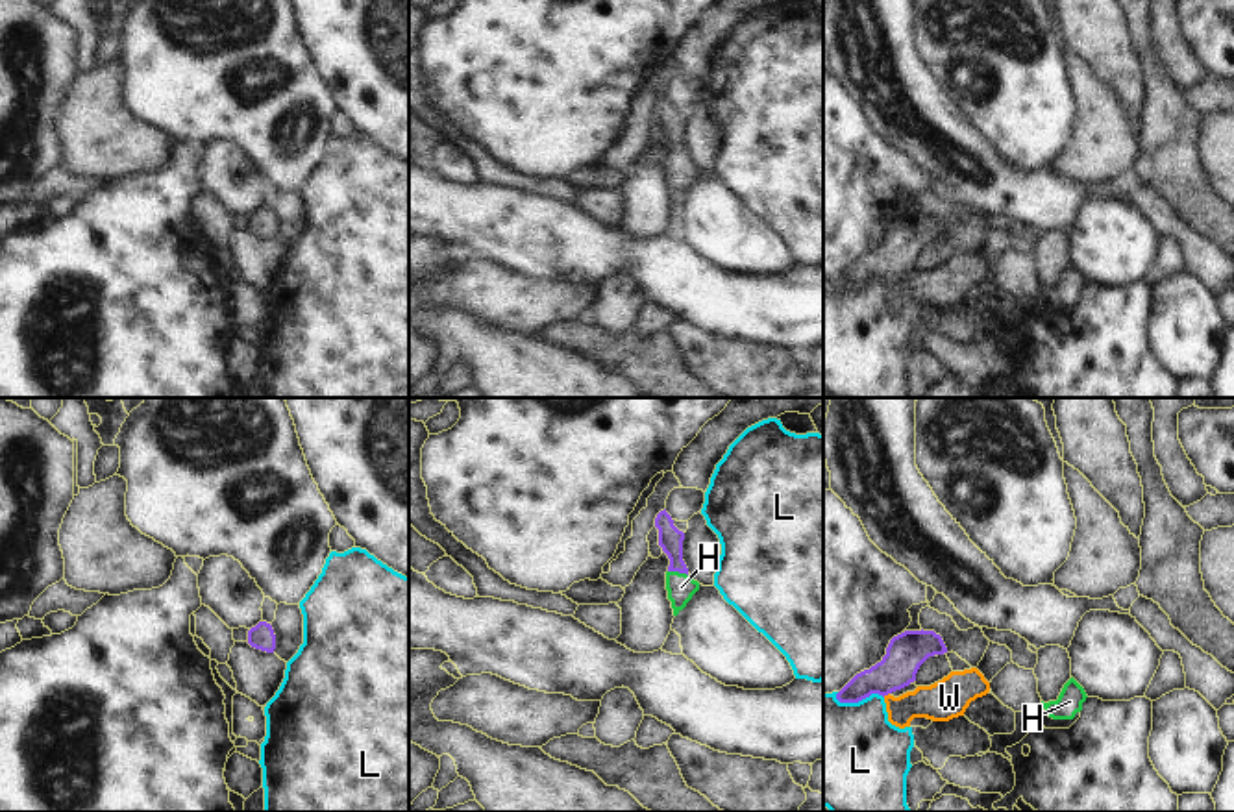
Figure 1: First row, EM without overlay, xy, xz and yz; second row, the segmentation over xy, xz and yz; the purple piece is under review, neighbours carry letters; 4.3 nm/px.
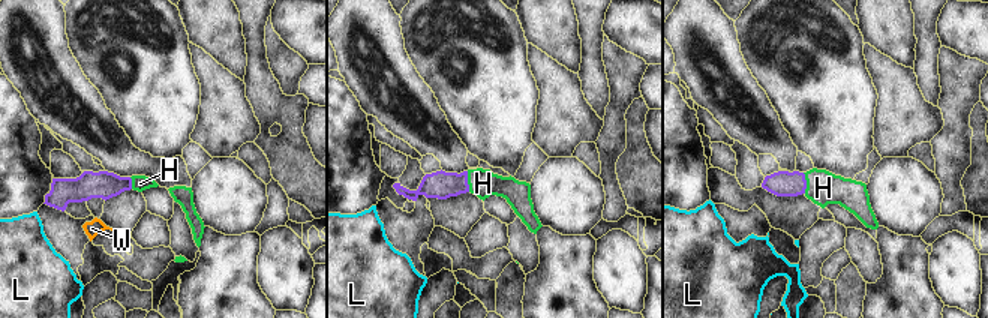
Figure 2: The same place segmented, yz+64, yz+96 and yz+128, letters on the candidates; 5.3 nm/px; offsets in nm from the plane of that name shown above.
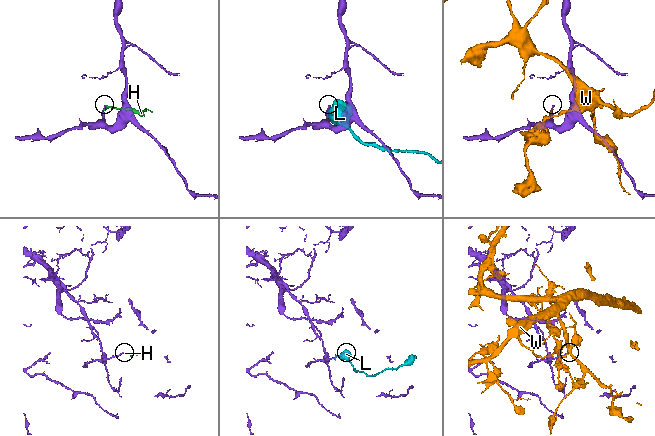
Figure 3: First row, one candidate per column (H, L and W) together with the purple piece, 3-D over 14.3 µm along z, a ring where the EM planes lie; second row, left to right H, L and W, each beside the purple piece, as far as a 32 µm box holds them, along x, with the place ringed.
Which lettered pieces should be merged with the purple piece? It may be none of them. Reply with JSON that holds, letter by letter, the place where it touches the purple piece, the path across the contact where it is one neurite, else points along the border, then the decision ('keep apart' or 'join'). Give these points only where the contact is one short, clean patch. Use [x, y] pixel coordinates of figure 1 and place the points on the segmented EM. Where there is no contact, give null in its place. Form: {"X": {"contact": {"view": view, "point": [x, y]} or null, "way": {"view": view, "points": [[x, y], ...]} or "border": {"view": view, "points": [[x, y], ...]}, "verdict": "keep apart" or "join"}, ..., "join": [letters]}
{"H": {"contact": {"view": "xz", "point": [678, 570]}, "way": {"view": "xz", "points": [[670, 539], [678, 570], [678, 583], [681, 587]]}, "verdict": "join"}, "L": {"contact": {"view": "yz", "point": [859, 700]}, "verdict": "keep apart"}, "W": {"contact": {"view": "yz", "point": [885, 694]}, "verdict": "keep apart"}, "join": ["H"]}

